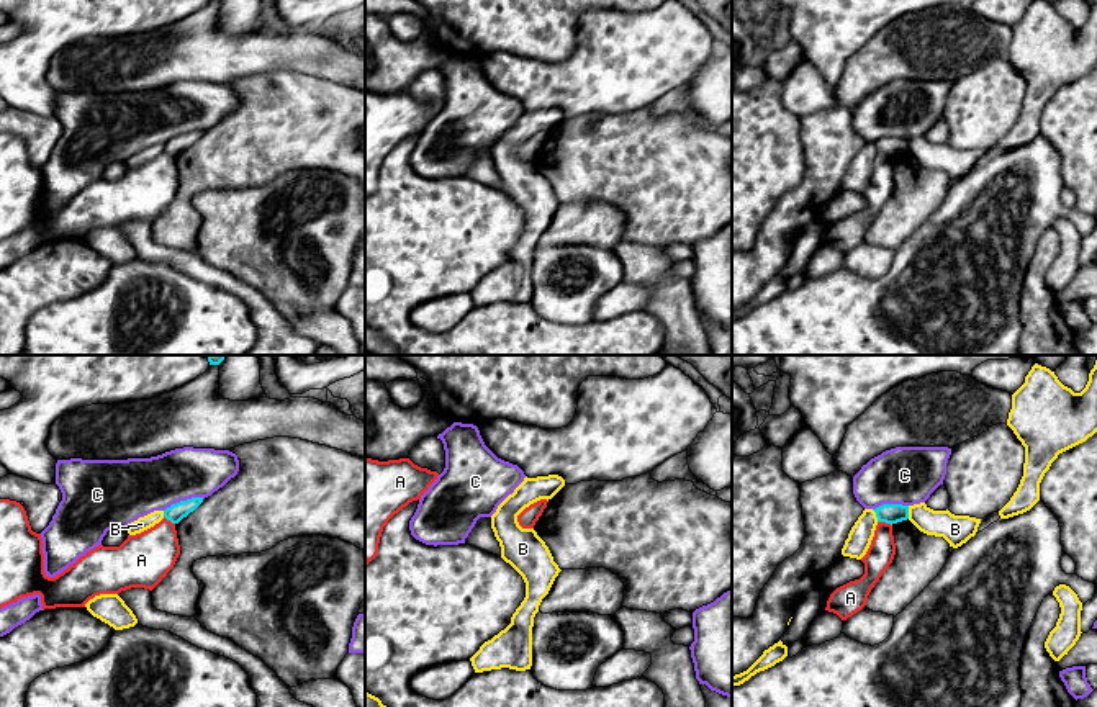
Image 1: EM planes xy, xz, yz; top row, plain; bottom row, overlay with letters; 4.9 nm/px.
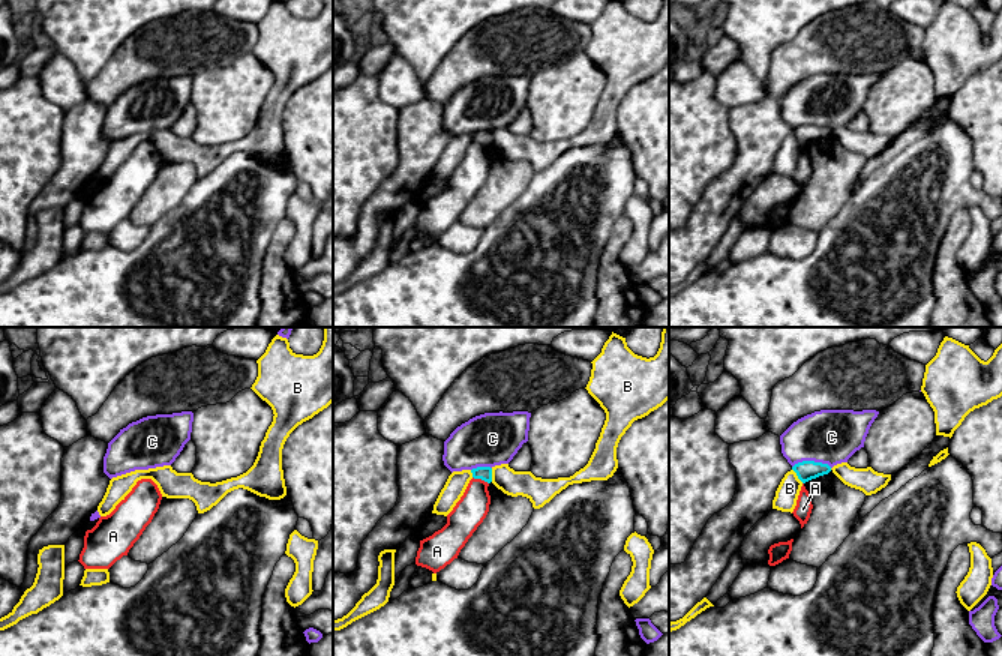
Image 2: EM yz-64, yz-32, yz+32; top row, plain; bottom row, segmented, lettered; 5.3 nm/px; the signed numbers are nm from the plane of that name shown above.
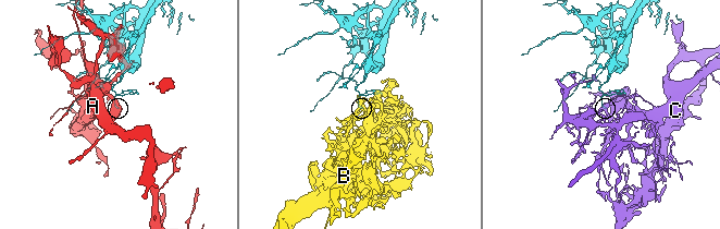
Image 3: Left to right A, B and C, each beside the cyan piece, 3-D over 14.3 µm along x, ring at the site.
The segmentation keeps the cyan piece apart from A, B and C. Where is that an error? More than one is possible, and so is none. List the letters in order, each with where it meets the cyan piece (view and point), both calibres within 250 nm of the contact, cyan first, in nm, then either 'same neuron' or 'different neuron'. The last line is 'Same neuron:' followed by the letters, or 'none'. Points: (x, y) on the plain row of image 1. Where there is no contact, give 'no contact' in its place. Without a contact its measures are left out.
A: meets cyan in yz at (884, 154); 100 nm thick on the cyan side, 140 nm on the other; different neuron
B: meets cyan in yz at (907, 146); 100 nm thick on the cyan side, 140 nm on the other; different neuron
C: meets cyan in xy at (184, 135); 90 nm thick on the cyan side, 280 nm on the other; different neuron
Same neuron: none

